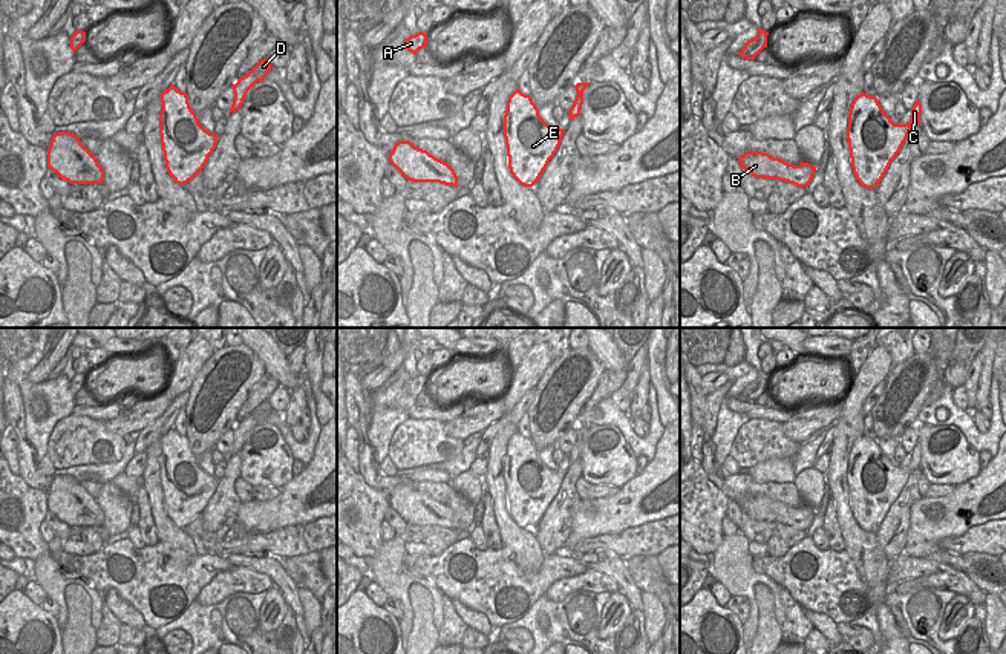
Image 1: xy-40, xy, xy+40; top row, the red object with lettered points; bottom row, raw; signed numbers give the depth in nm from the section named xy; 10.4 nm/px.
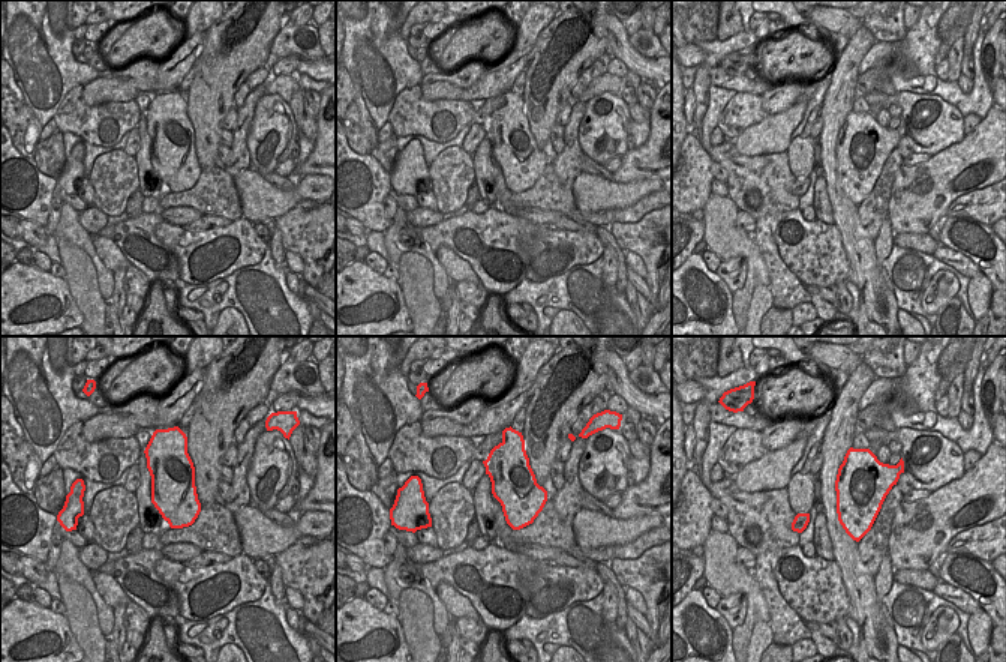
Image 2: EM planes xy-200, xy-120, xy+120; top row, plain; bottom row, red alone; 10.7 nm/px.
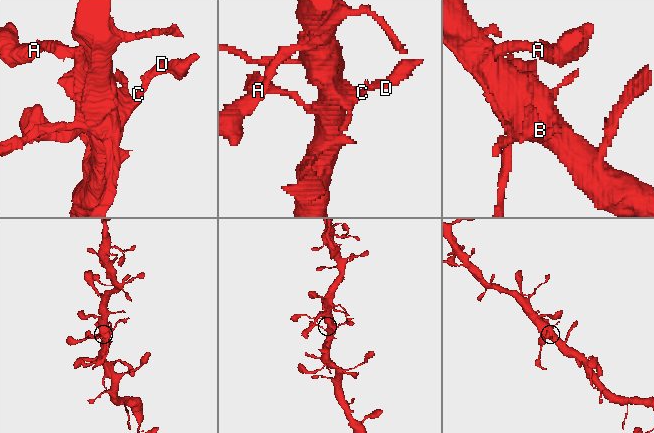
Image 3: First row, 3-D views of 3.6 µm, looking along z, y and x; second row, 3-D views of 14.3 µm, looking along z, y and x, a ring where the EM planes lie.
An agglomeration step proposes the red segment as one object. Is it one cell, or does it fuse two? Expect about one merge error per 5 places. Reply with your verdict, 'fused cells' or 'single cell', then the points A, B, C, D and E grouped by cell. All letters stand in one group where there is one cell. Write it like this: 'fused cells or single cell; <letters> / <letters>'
single cell; A B C D E

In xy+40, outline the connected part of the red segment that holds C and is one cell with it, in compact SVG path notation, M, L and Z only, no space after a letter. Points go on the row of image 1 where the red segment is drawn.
M859 93L850 107L847 139L851 168L865 188L876 188L891 161L900 152L908 133L920 124L922 104L917 100L908 124L894 124L876 96Z

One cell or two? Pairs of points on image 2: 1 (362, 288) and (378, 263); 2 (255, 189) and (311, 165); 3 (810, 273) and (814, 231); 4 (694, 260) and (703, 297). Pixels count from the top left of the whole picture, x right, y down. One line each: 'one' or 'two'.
1: two
2: two
3: one
4: one

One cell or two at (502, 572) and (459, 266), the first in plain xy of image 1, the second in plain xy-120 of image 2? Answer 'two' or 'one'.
two

